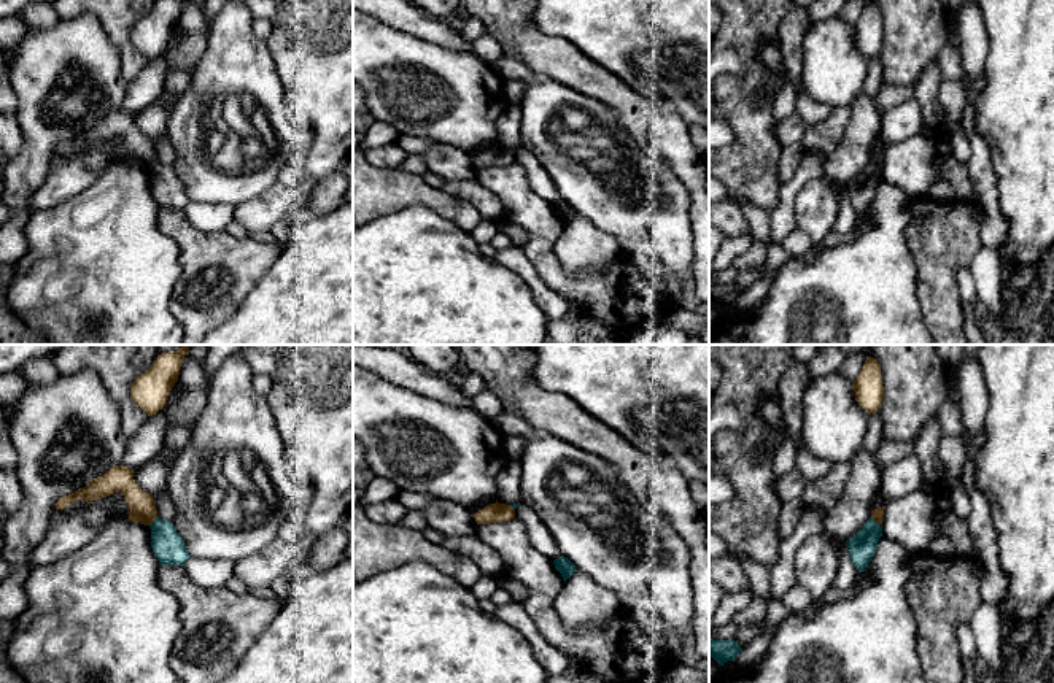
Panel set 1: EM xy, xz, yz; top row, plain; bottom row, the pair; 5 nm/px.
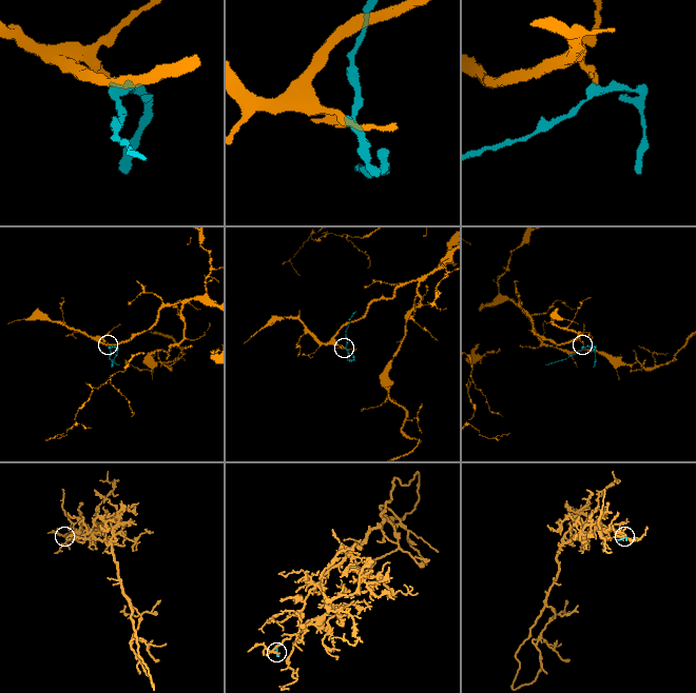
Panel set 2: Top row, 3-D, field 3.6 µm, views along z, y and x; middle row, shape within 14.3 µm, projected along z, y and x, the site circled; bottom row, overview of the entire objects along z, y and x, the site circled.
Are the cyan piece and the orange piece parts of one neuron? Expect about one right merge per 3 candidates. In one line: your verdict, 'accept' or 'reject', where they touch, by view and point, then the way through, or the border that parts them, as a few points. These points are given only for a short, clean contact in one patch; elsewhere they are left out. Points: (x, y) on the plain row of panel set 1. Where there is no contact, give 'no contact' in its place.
reject; contact xy (153, 165); border xy (156, 161), (150, 170)

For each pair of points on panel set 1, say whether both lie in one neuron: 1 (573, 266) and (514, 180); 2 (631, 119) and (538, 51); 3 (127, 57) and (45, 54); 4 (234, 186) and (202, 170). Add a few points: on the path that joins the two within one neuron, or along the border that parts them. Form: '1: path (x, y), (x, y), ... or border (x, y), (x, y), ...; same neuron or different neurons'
1: border (565, 226), (555, 243), (555, 256), (563, 273); different neurons
2: path (612, 96), (600, 83), (561, 61); same neuron
3: border (100, 26), (120, 56), (121, 73), (127, 81); different neurons
4: path (226, 178), (210, 170); same neuron

